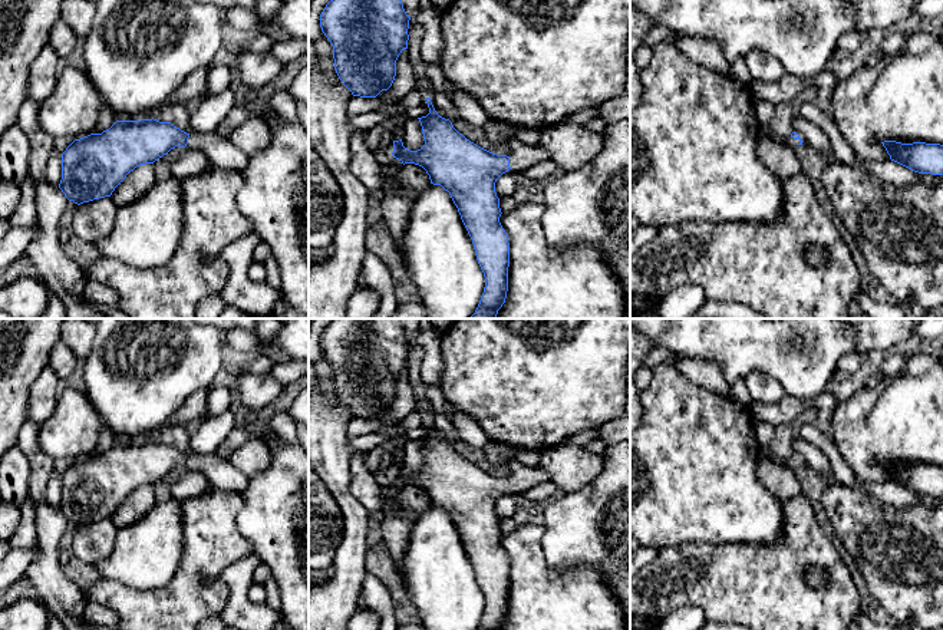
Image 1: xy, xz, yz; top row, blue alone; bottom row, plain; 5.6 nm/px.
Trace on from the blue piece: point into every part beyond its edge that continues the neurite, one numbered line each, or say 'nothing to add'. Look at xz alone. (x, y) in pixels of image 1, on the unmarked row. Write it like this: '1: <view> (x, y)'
1: xz (521, 478)

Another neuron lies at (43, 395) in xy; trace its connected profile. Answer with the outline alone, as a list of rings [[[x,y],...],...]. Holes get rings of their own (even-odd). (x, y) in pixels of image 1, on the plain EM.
[[[46,366],[29,389],[29,418],[27,420],[44,423],[56,410],[57,387],[60,379]]]

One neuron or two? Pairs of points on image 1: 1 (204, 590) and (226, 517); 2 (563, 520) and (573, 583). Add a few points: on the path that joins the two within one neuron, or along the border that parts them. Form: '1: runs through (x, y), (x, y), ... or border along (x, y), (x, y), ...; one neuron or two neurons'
1: runs through (204, 571), (204, 557), (210, 547), (211, 536); one neuron
2: border along (543, 550), (554, 570), (592, 569), (603, 581); two neurons

